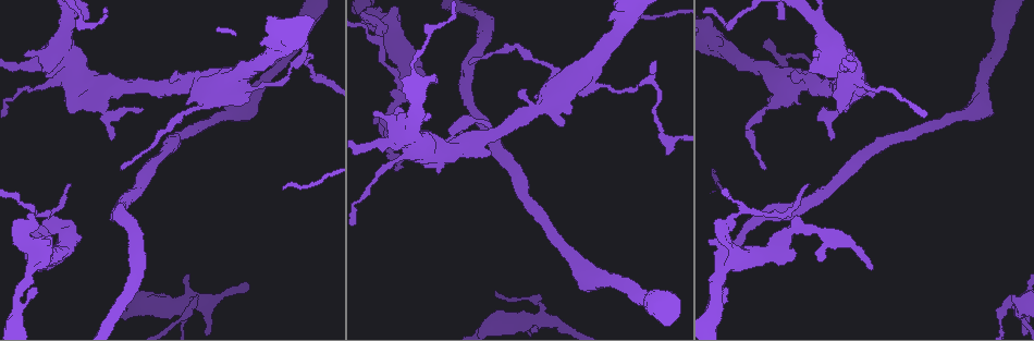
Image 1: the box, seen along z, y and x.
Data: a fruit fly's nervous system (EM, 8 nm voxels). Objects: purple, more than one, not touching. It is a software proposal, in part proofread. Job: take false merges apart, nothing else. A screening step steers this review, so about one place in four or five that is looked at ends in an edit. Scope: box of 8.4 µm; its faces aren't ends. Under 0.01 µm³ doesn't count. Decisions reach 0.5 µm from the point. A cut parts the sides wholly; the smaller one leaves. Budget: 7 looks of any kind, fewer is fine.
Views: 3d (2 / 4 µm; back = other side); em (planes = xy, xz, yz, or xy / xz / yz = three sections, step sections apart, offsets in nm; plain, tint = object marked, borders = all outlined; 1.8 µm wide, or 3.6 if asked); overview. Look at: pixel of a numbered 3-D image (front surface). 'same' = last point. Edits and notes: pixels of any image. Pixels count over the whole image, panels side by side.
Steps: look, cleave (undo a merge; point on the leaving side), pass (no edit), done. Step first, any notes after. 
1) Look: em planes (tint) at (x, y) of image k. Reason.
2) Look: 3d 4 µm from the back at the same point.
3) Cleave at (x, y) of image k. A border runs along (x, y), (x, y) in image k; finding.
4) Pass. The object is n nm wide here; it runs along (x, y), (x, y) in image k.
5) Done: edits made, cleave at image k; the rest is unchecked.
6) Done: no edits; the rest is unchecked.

Look: em planes (tint) at (382, 39) of image 1. Abrupt turn.

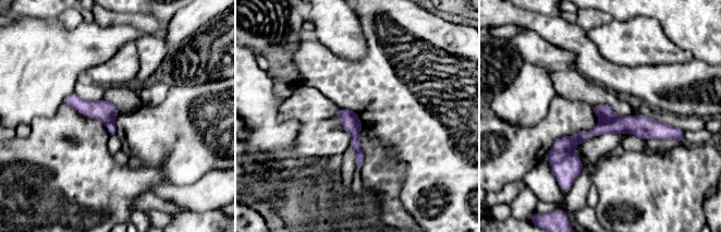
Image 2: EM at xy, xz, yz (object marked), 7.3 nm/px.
Cleave at (562, 147) of image 2. A border runs along (573, 151), (562, 159), (550, 163) in image 2; a second cell is stuck on.

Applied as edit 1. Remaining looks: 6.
Look: 3d 4 µm at (234, 92) of image 1. Arms run side by side.

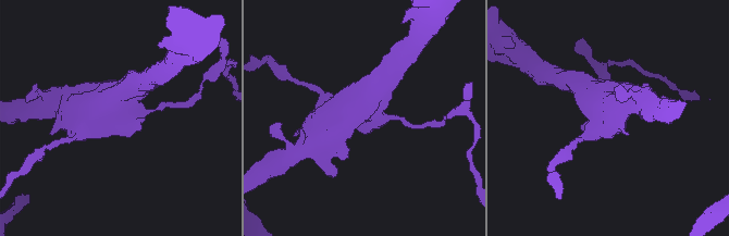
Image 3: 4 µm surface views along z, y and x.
Look: em 3.6 µm planes (tint) at (118, 118) of image 3. Need the tissue.

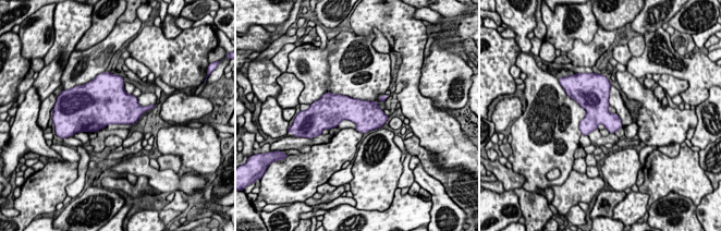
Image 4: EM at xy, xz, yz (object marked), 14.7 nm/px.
Pass. One cell here.

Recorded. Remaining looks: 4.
Done: edits made, cleave at image 2; the rest is unchecked.

